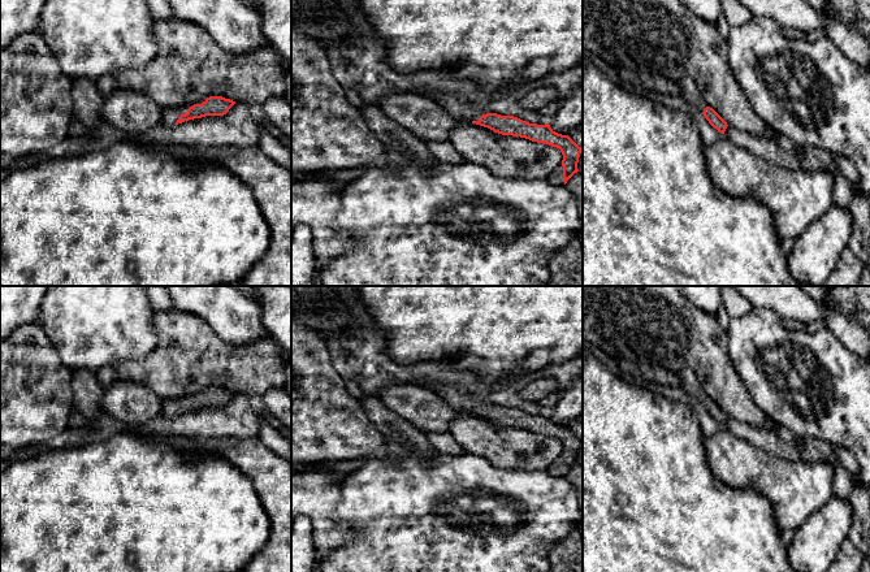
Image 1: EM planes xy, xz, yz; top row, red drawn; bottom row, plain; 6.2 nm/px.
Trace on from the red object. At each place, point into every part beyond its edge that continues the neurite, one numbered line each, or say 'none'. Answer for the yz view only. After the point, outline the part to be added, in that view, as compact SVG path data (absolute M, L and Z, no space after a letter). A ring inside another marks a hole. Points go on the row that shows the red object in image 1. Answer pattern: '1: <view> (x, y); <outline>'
1: yz (689, 91); M684 77L679 82L679 86L681 90L680 95L684 98L685 103L691 104L693 108L704 113L704 109L709 105L706 104L701 92L698 91L696 82L689 77Z

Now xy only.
1: xy (171, 115); M205 99L199 100L196 103L181 105L177 108L164 108L161 124L164 124L166 126L176 125L176 122L181 114L187 113L189 108L192 107L194 104L202 104L203 101L205 101Z

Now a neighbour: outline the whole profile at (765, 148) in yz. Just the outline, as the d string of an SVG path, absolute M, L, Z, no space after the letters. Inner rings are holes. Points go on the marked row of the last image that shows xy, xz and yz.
M731 125L727 126L723 135L770 164L791 170L802 169L798 159L792 151L780 147L776 142L769 138L744 133Z

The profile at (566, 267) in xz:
M577 235L549 260L547 269L547 286L583 286L583 244Z

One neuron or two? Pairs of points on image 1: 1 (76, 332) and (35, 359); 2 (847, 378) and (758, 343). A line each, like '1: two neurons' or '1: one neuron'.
1: two neurons
2: one neuron

